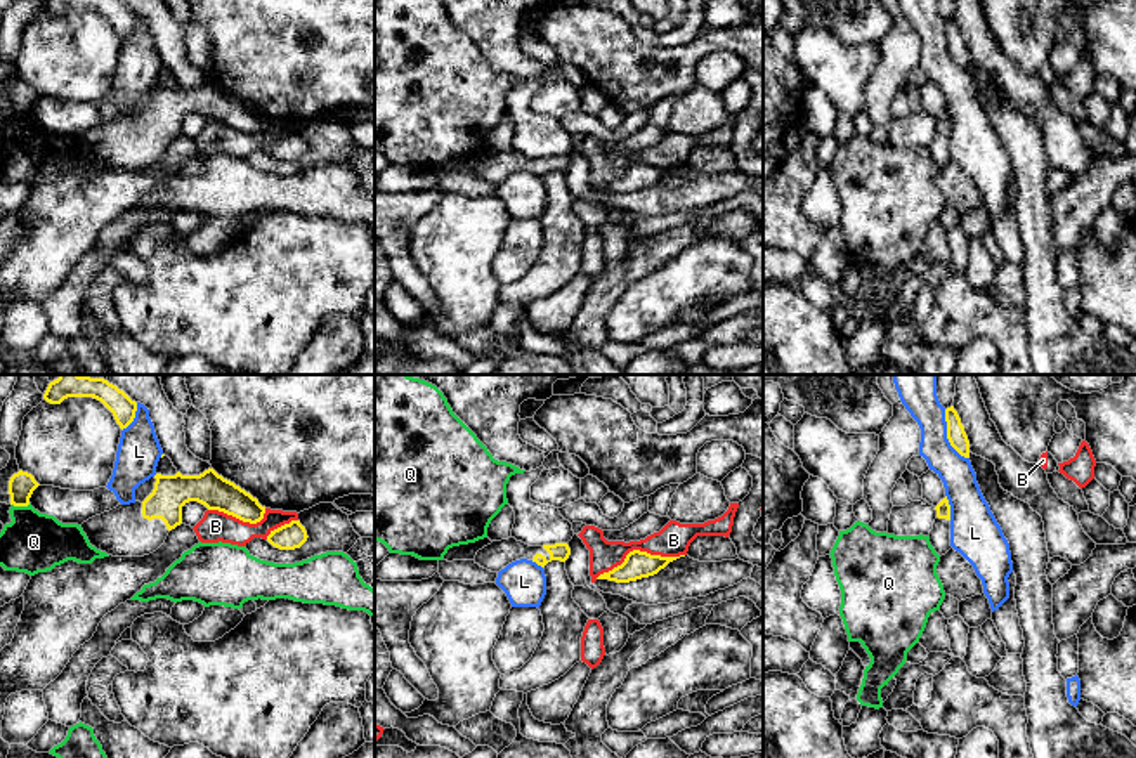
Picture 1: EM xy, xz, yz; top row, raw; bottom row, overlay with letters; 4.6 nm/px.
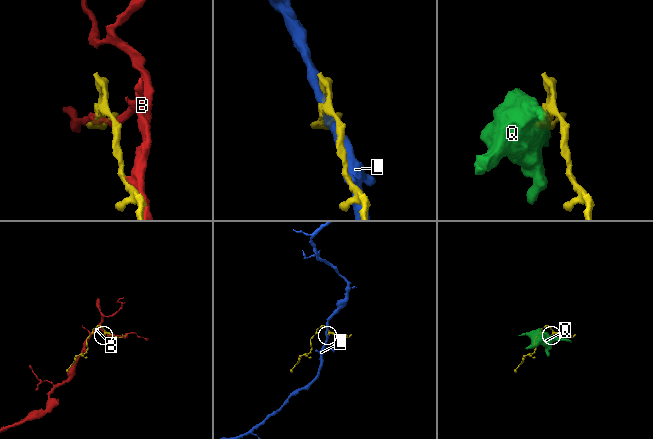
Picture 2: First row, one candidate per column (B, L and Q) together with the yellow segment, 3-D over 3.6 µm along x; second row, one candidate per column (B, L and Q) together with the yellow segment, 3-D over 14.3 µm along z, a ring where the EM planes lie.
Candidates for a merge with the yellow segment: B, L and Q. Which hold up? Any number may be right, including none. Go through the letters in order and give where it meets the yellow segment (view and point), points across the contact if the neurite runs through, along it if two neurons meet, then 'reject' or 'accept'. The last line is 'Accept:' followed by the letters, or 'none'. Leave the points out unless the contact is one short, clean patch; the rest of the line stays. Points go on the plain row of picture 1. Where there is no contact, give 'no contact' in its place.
B: meets yellow in xz at (639, 162); reject
L: meets yellow in yz at (947, 47); reject
Q: meets yellow in xy at (21, 117); border along xy (30, 115), (13, 117); reject
Accept: none

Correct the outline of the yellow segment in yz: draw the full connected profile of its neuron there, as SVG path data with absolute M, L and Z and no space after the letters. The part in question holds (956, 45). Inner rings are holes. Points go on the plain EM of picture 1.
M954 17L945 21L947 50L950 57L964 69L970 69L970 52Z

